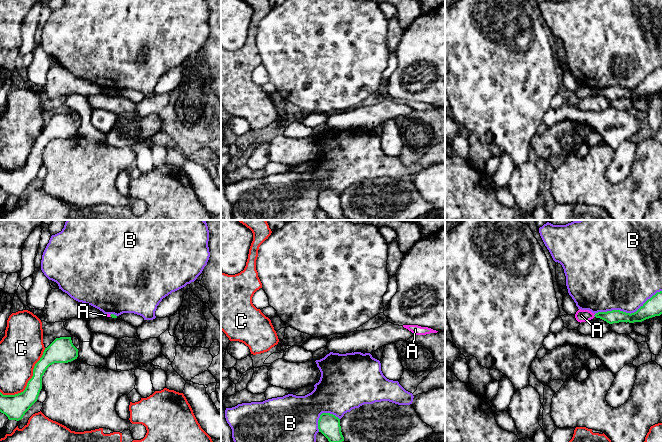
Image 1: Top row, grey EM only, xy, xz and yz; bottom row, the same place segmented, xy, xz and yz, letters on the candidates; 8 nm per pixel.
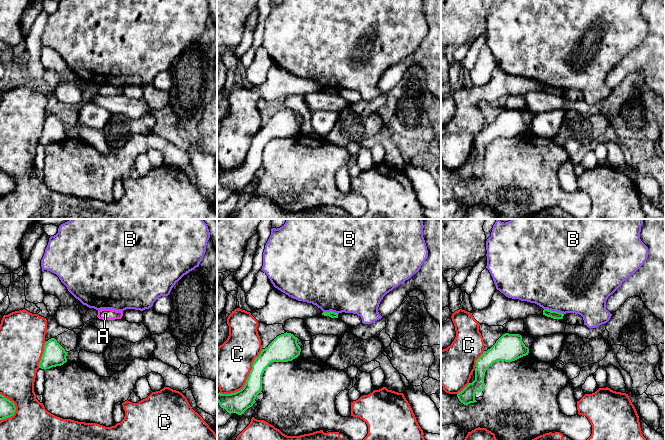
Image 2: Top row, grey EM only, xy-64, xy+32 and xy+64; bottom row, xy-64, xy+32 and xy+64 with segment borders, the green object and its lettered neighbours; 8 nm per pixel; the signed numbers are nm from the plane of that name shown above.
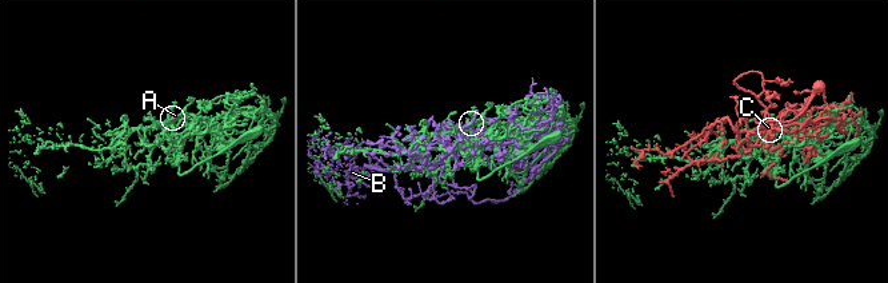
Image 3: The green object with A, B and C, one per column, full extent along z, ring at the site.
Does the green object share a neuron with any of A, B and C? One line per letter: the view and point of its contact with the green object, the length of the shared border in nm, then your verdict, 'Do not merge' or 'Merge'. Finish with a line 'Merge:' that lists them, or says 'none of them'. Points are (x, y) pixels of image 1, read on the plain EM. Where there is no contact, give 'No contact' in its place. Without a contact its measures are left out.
A: Touches green at yz (595, 90). Shared border 30 nm. Do not merge
B: Touches green at yz (628, 89). Shared border 550 nm. Do not merge
C: Touches green at xy (30, 155). Shared border 500 nm. Do not merge
Merge: none of them

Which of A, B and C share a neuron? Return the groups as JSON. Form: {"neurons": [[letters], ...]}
{"neurons": [["A"], ["B"], ["C"]]}

